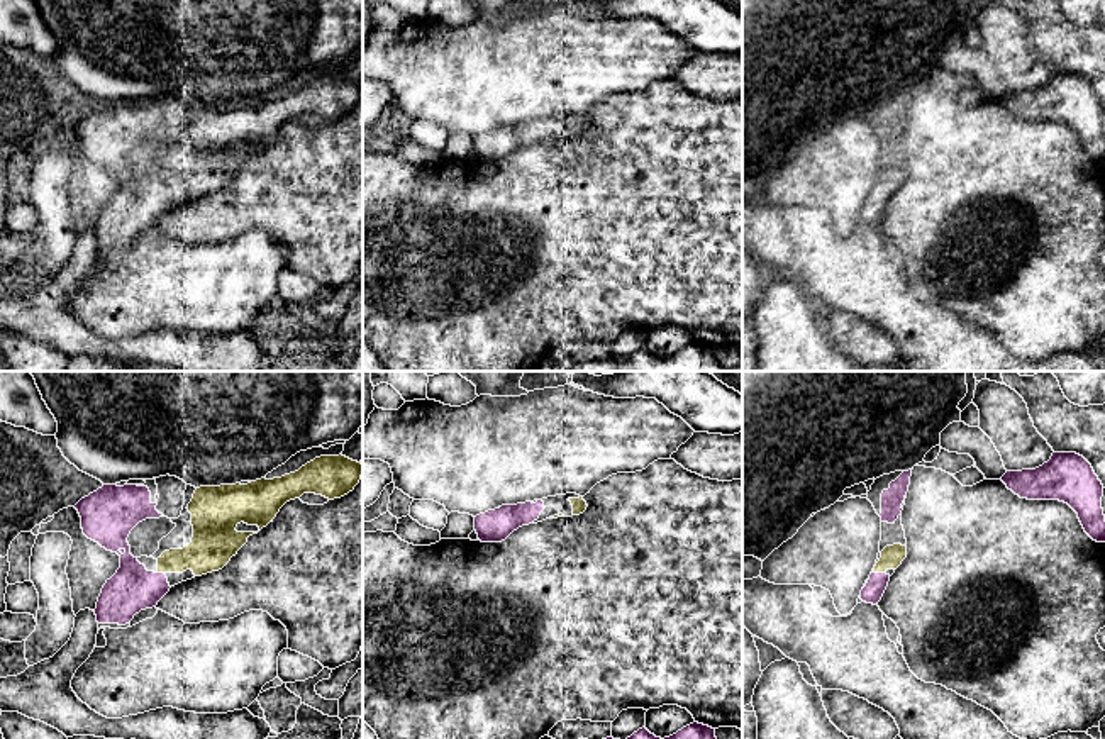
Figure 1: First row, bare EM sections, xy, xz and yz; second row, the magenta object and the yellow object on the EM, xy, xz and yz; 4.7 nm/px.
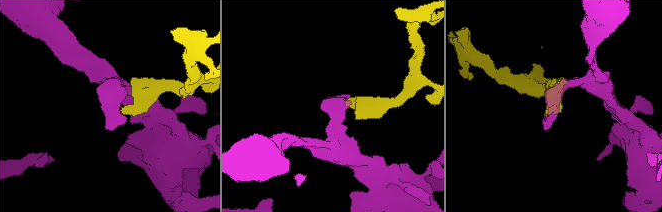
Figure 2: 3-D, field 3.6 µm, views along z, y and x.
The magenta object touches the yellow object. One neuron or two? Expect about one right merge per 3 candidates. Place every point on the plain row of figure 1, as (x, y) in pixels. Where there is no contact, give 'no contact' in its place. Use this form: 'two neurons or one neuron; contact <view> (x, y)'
one neuron; contact yz (880, 194)

